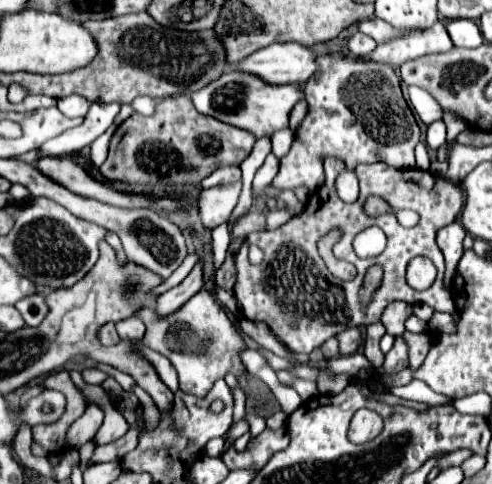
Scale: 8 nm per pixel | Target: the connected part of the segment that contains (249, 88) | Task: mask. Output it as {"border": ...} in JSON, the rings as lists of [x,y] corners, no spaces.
{"border":[[[227,71],[211,85],[205,85],[203,89],[193,93],[193,105],[199,113],[247,129],[255,133],[255,137],[261,137],[263,133],[271,135],[273,131],[287,127],[289,111],[297,101],[299,101],[297,85],[265,85],[265,81],[249,77],[249,73],[237,73],[237,71]]]}

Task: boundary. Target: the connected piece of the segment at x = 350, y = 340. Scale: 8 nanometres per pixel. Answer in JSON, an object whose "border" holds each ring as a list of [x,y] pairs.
{"border":[[[359,327],[347,329],[347,331],[337,335],[337,341],[339,341],[339,353],[341,355],[351,355],[361,347],[361,329]]]}

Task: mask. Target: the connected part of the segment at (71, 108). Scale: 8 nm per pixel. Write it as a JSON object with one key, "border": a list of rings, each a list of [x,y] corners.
{"border":[[[71,95],[71,97],[65,97],[65,99],[59,99],[57,101],[57,107],[67,115],[67,117],[85,117],[85,113],[89,111],[89,101],[85,101],[83,97],[77,97],[77,95]]]}

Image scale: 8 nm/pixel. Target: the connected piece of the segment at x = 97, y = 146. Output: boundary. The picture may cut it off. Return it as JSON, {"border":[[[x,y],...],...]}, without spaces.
{"border":[[[111,127],[111,129],[107,129],[107,133],[103,133],[93,145],[91,145],[91,163],[95,165],[95,167],[101,167],[101,163],[107,159],[107,147],[109,147],[109,139],[111,139],[111,135],[113,135],[113,131],[115,131],[115,127]]]}

